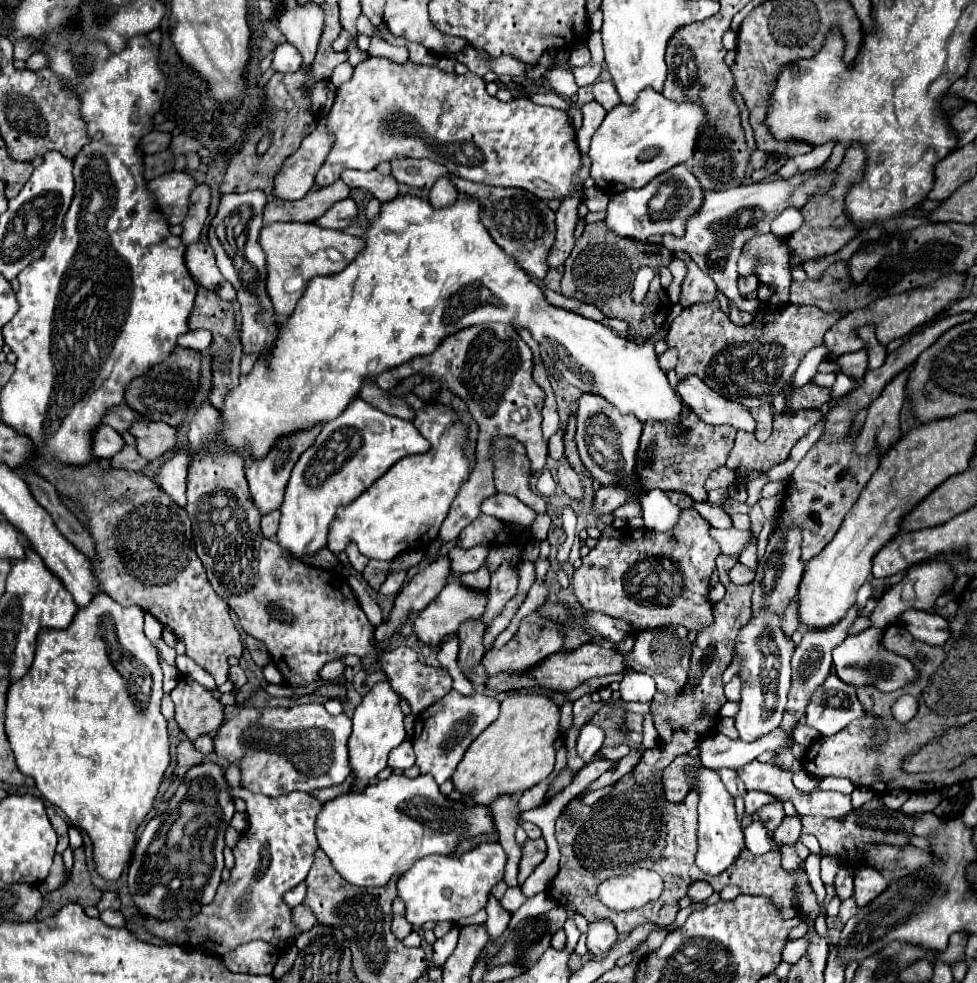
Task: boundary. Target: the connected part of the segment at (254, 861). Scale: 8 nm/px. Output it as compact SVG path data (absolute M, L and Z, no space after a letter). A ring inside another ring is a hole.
M236 788L236 796L246 800L248 832L244 834L244 840L238 840L232 850L236 866L230 872L230 880L220 884L214 902L202 906L200 914L186 922L158 922L154 918L146 918L144 922L128 920L128 926L144 926L148 932L180 946L200 944L218 956L250 940L264 940L274 946L282 944L280 948L294 944L296 930L290 918L290 908L284 904L282 894L304 882L314 864L314 854L318 850L316 818L324 804L308 792L290 792L286 796L270 798L244 788ZM182 926L190 934L182 934Z

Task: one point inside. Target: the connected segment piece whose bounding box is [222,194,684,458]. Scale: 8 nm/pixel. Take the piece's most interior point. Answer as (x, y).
(393, 302)

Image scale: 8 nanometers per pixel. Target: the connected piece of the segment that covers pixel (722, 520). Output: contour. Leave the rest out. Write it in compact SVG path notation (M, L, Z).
M708 502L694 504L694 508L714 526L714 528L732 528L732 518L724 512L722 506L710 506Z

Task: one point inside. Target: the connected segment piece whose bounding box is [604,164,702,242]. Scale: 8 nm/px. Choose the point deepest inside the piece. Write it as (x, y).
(629, 216)

